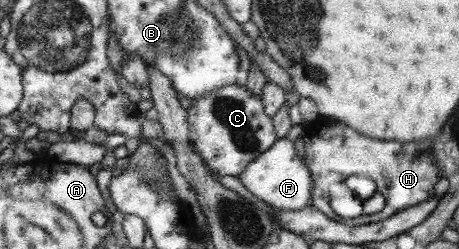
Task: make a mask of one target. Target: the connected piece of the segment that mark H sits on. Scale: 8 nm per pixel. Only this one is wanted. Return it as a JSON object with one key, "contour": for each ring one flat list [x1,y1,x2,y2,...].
{"contour":[[319,118,303,129,300,139,304,144,304,162,311,172,312,206,327,215,327,184,343,182,348,176,364,175,376,186,376,191,384,196,384,207,377,213,358,216,353,219,341,219,336,214,327,215,347,226,357,226,385,220,420,202,434,197,433,184,442,178,438,160,432,153,432,141,399,143,390,140,374,139,337,120]]}

